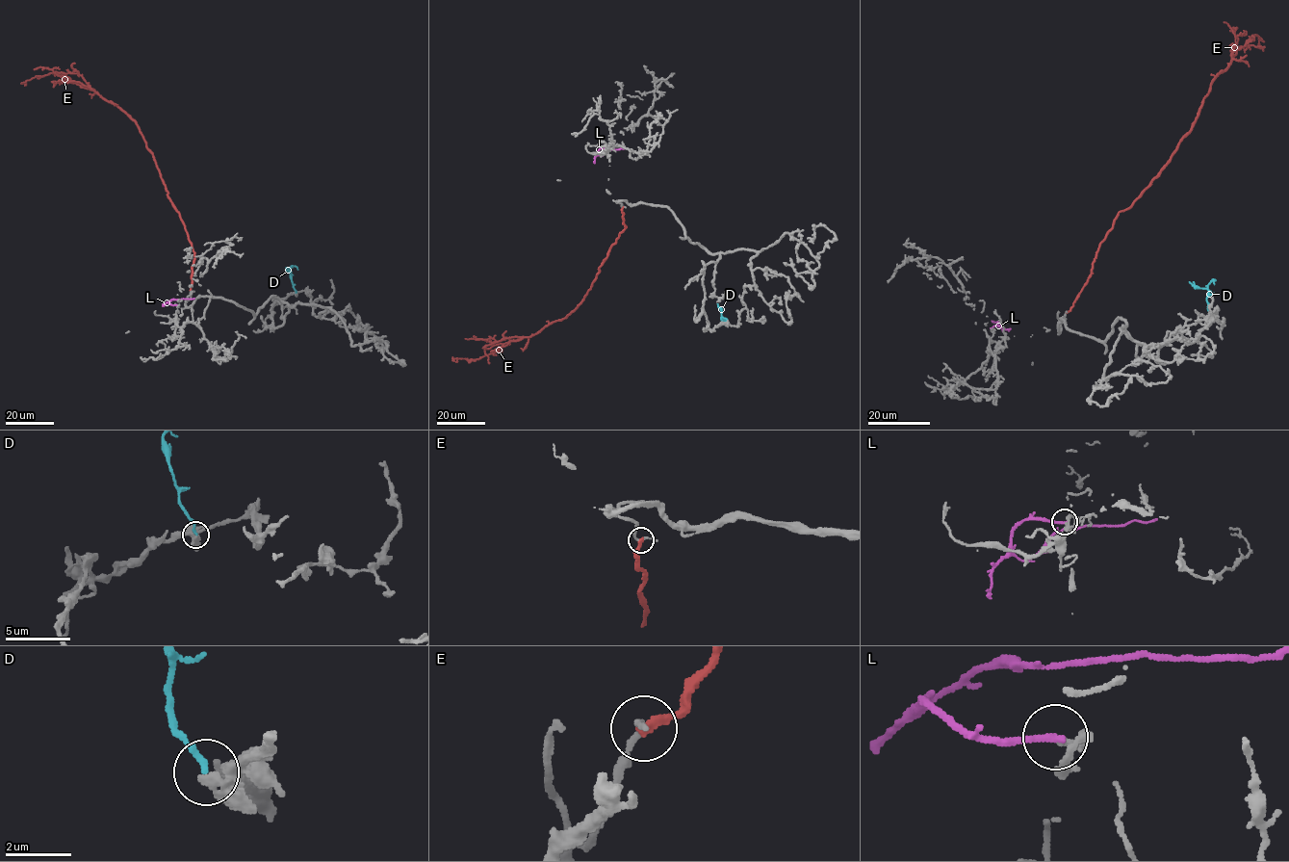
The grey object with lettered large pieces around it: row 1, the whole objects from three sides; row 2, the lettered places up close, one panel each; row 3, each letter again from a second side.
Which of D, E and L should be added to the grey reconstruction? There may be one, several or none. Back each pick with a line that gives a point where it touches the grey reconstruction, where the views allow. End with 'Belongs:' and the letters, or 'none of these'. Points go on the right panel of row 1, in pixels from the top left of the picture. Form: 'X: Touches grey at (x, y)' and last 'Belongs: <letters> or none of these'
Belongs: none of these

